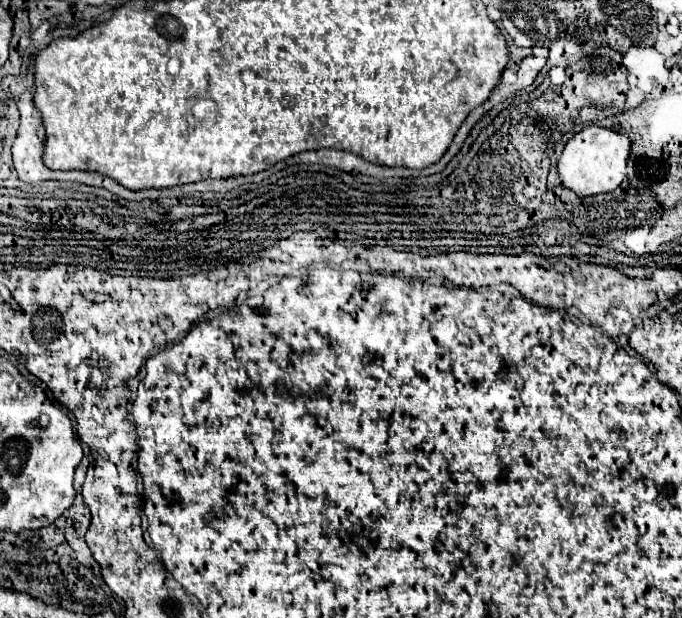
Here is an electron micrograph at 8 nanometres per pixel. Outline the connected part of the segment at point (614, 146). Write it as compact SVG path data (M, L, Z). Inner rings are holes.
M586 127L566 143L562 157L558 159L558 175L564 187L576 191L576 195L580 197L610 193L626 177L626 163L628 163L630 149L632 149L632 141L628 135L604 127Z

